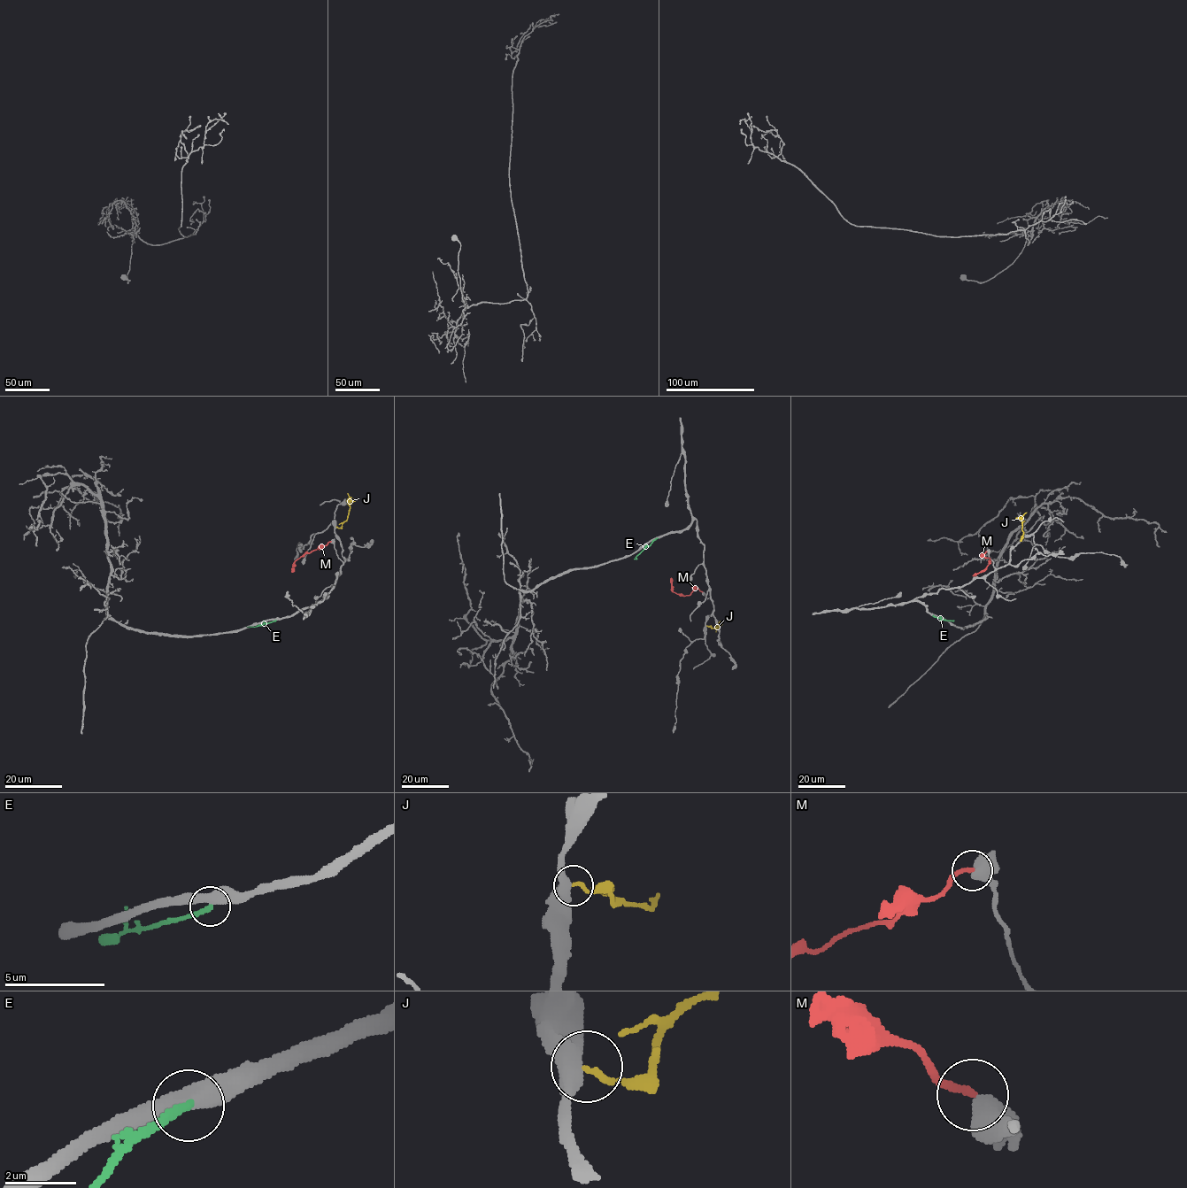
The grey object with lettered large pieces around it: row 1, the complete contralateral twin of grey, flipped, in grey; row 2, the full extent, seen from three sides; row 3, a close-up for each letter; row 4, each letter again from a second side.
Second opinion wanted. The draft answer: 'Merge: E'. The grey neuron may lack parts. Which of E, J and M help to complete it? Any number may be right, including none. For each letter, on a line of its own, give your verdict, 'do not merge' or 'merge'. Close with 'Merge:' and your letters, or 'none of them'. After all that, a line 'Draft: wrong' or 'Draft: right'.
E: do not merge
J: do not merge
M: merge
Merge: M
Draft: wrong

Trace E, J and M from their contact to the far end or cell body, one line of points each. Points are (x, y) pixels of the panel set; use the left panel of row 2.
E: (275, 620), (247, 626)
J: (336, 526), (340, 528), (348, 515), (347, 493)
M: (331, 541), (303, 554), (294, 562), (293, 572)

